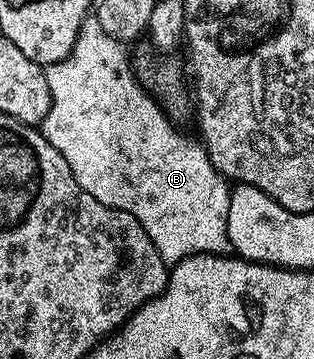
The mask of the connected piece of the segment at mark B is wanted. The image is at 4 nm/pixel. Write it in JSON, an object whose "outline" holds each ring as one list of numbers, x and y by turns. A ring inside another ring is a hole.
{"outline":[[95,16,84,18,72,53,67,58,63,58,61,62,44,67,46,84,50,88,52,107,50,112,46,112,44,119,39,122,38,129,50,144,54,144,54,148,58,148,58,152,62,152,62,160,66,160,66,164,70,164,70,172,74,172,74,180,78,180,78,184,82,184,82,188,86,192,90,192,90,196,94,196,94,200,106,204,111,210,130,212,130,216,134,216,134,220,138,220,138,224,142,224,146,236,150,236,150,240,154,240,154,248,158,248,164,262,175,264,184,258,189,258,191,254,224,254,229,249,228,233,226,232,226,216,230,212,230,196,232,195,229,183,216,171,212,161,208,158,208,151,204,149,203,145,183,138,172,127,175,126,173,119,165,114,163,106,141,86,139,78,134,73,134,66,130,58,128,62,128,49,129,47,125,43,119,42,117,38,110,37,107,32,103,31,102,24,98,24]]}

